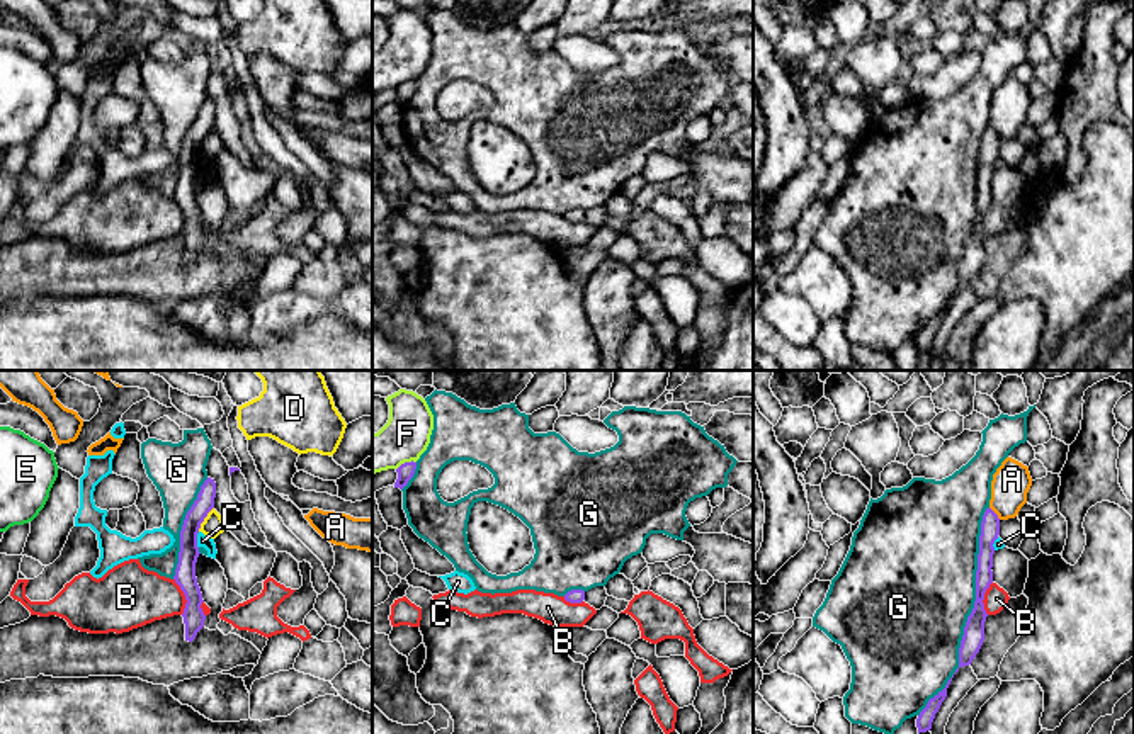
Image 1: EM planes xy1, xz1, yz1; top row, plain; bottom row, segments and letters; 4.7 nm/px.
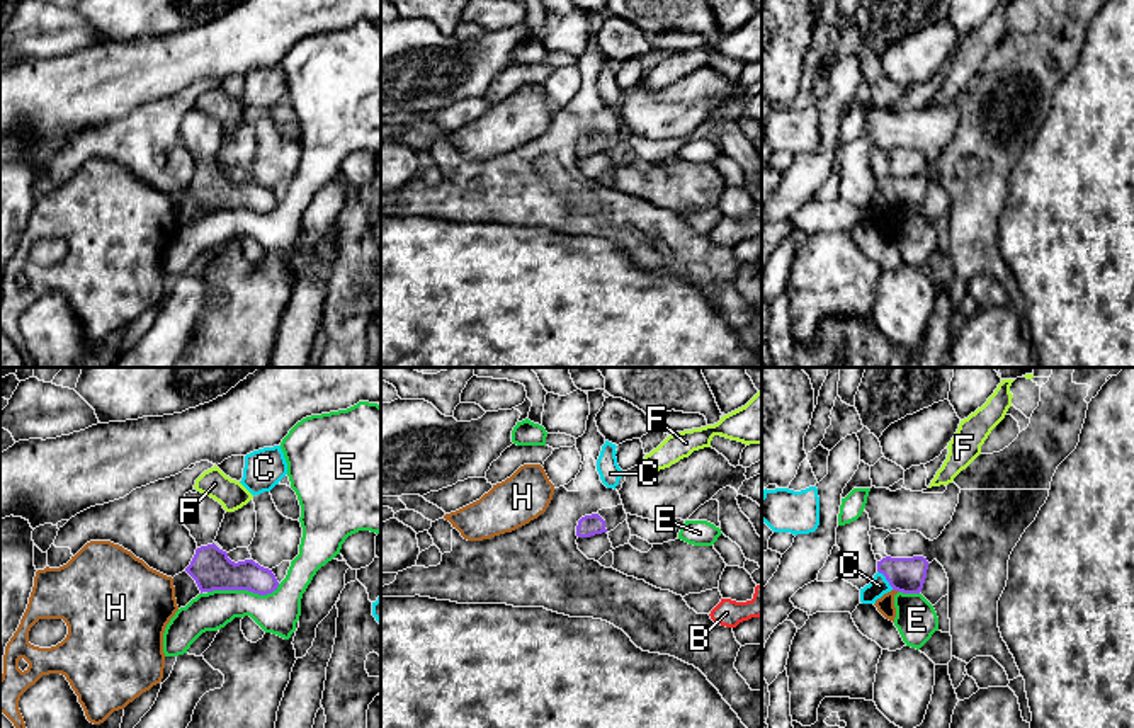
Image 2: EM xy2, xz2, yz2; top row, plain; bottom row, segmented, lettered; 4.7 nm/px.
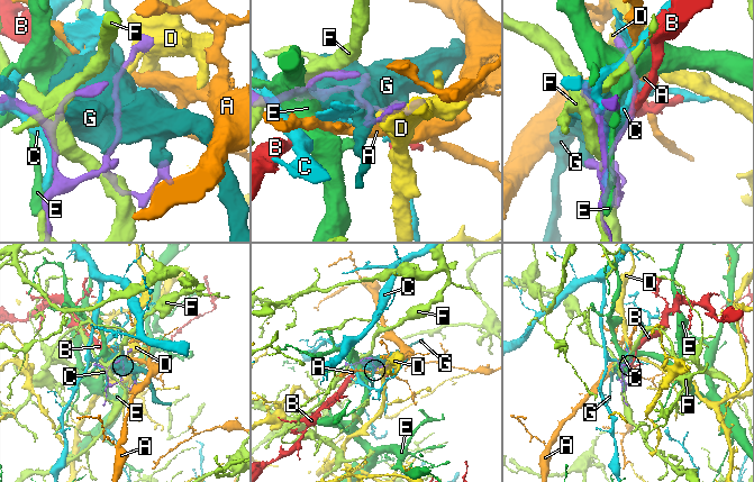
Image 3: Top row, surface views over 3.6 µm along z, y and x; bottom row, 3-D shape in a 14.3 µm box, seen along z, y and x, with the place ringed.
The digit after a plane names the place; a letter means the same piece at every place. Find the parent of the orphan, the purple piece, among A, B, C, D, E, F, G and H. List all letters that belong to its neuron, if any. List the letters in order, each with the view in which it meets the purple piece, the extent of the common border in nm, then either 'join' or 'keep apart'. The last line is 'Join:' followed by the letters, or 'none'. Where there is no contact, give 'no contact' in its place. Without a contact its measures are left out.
A: yz1 | 80 nm | keep apart
B: xy1 | 180 nm | keep apart
C: yz2 | 120 nm | keep apart
D: xy1 | 140 nm | keep apart
E: xy2 | 340 nm | keep apart
F: xz1 | 100 nm | keep apart
G: yz1 | 1050 nm | keep apart
H: yz2 | 30 nm | keep apart
Join: none

